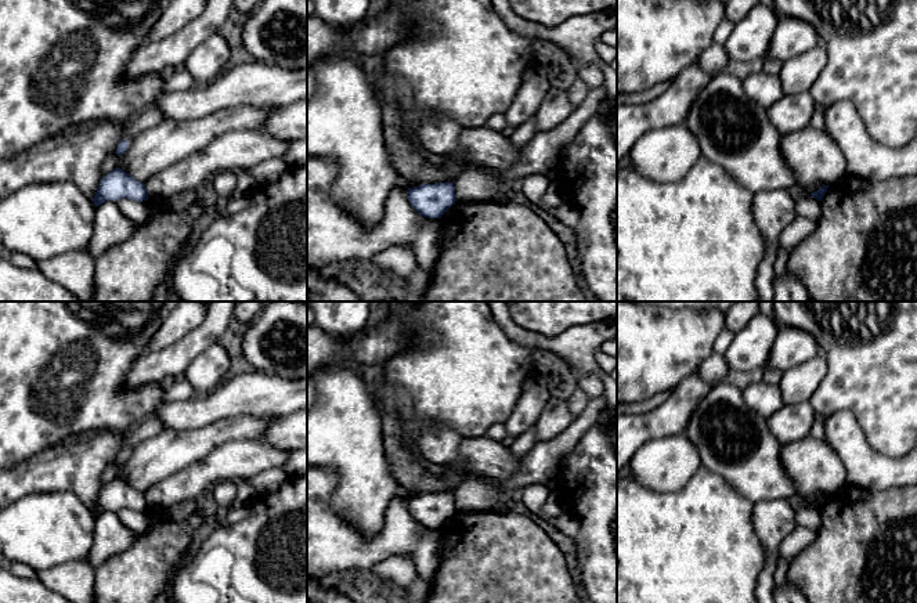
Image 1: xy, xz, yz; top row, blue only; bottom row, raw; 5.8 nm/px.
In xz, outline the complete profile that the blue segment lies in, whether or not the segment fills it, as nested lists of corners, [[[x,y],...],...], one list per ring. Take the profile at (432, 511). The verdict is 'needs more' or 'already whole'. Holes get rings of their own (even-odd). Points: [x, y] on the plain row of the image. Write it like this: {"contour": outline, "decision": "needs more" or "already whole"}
{"contour": [[[436,492],[408,498],[408,510],[420,526],[441,528],[458,509],[452,492]]], "decision": "already whole"}

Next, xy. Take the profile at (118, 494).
{"contour": [[[116,477],[101,488],[100,497],[93,508],[93,512],[97,517],[106,510],[116,512],[123,508],[142,512],[148,510],[148,503],[144,492],[137,491],[133,485],[130,485],[124,480]]], "decision": "already whole"}

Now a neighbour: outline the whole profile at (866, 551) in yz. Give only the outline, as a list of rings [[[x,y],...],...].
[[[844,484],[828,495],[820,513],[822,528],[815,541],[790,562],[786,578],[798,588],[806,603],[917,603],[917,484],[876,492]]]

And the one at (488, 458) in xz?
[[[485,436],[479,438],[465,437],[458,447],[459,461],[455,466],[437,467],[448,476],[456,469],[470,469],[492,480],[512,477],[523,458],[515,456],[508,447],[499,441],[492,441]]]

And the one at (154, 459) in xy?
[[[239,415],[194,430],[163,429],[158,436],[130,448],[123,465],[118,465],[116,461],[111,463],[101,476],[101,484],[105,487],[120,477],[137,491],[147,492],[227,441],[260,438],[271,419],[274,418]]]

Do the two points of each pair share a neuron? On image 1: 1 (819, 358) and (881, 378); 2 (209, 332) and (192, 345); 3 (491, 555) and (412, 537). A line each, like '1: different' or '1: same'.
1: different
2: same
3: different

